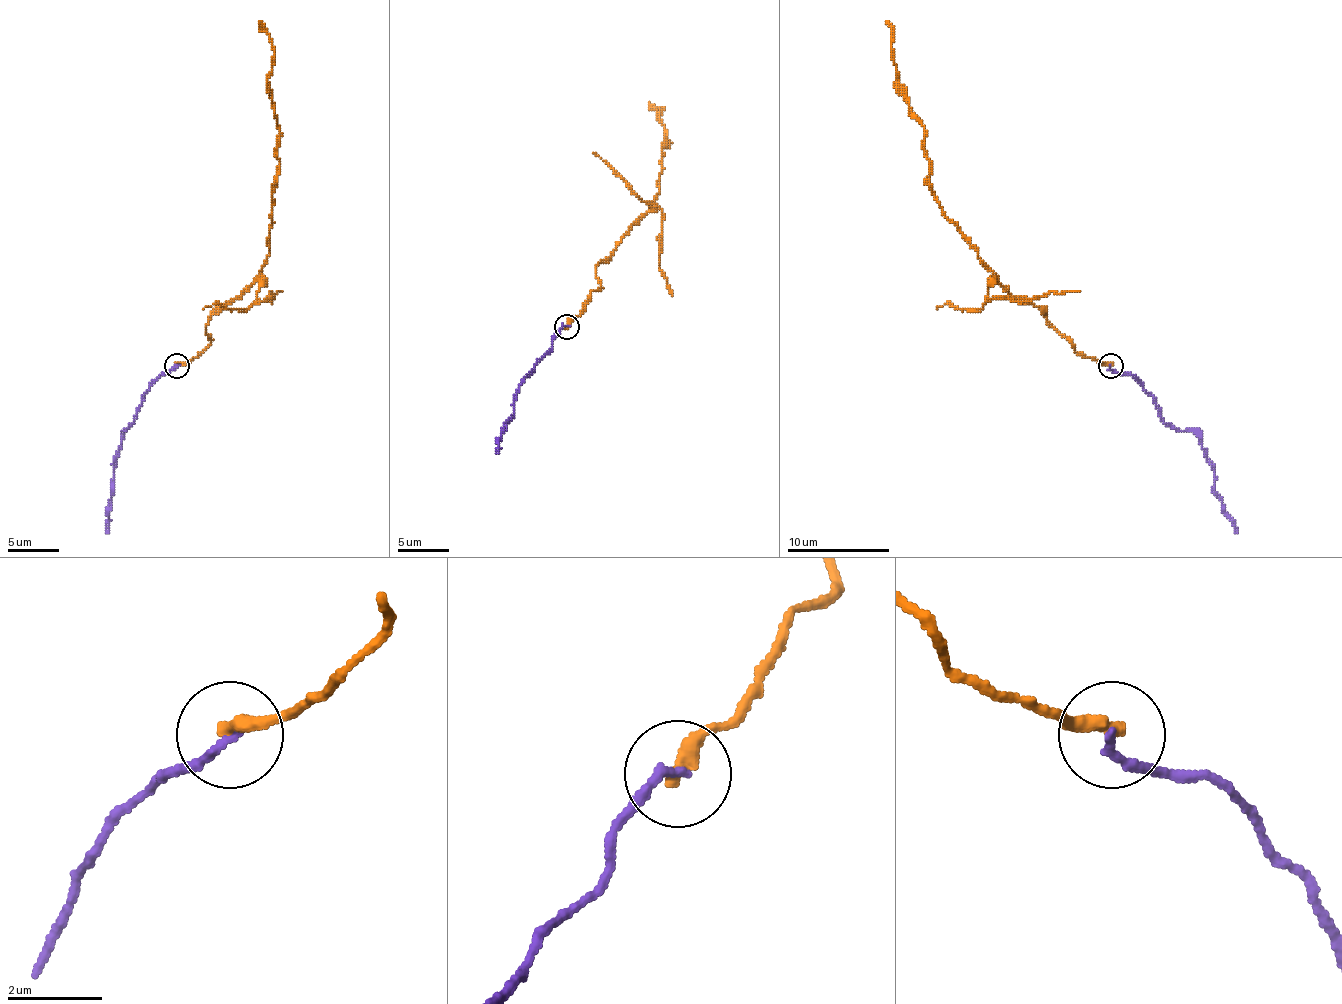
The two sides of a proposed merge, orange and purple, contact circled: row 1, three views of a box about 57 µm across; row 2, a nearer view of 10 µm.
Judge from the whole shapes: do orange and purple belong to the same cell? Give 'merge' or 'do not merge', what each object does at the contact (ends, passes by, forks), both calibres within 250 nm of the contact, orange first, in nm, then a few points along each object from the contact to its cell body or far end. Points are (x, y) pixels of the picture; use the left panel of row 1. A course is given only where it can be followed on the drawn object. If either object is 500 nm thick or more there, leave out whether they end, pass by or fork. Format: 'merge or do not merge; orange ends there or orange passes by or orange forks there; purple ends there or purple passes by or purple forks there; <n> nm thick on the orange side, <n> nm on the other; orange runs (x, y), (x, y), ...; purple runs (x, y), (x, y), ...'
merge; orange ends there; purple ends there; 340 nm thick on the orange side, 180 nm on the other; orange runs (177, 365), (210, 342), (210, 316), (233, 301), (269, 255), (279, 125), (266, 82), (272, 39), (259, 21); purple runs (177, 365), (162, 375), (142, 398), (121, 439), (106, 533)

